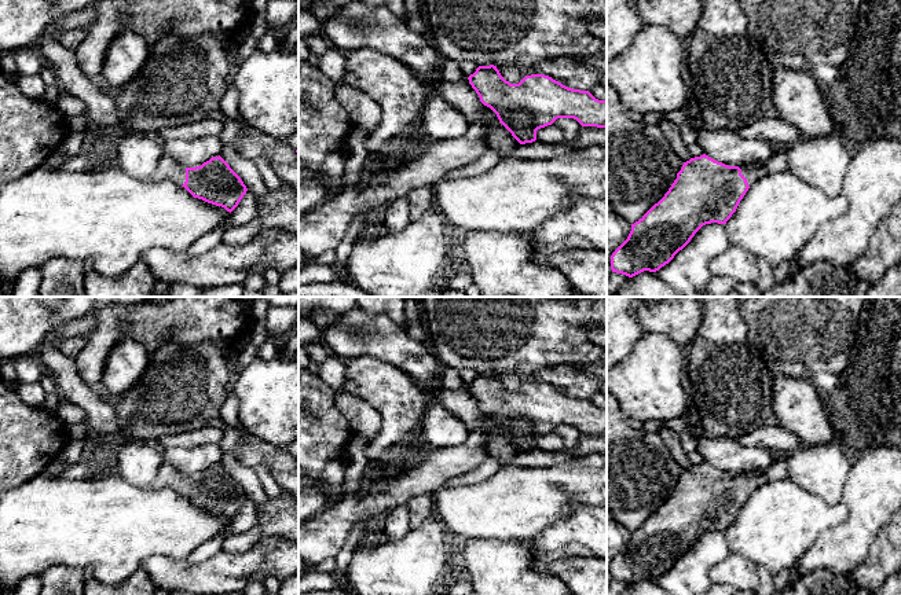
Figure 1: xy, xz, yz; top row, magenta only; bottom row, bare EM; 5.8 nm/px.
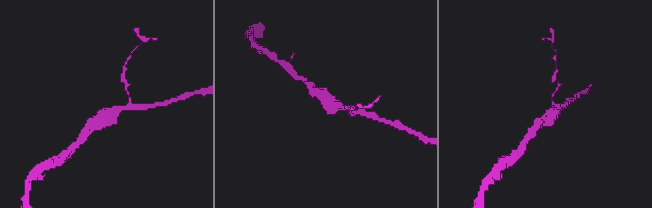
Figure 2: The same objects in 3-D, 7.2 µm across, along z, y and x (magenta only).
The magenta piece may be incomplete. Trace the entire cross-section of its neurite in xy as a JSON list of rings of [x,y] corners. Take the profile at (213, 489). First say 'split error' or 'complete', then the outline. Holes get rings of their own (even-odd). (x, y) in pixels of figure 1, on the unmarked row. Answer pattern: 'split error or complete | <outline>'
split error | [[[162,462],[151,486],[171,488],[184,495],[194,506],[221,514],[230,521],[248,499],[241,485],[220,463],[210,466],[201,474],[183,475]]]

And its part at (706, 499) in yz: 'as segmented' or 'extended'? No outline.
extended

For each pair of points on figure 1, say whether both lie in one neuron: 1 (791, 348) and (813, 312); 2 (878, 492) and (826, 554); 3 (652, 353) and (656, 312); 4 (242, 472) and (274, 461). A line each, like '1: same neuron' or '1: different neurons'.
1: same neuron
2: same neuron
3: different neurons
4: different neurons

